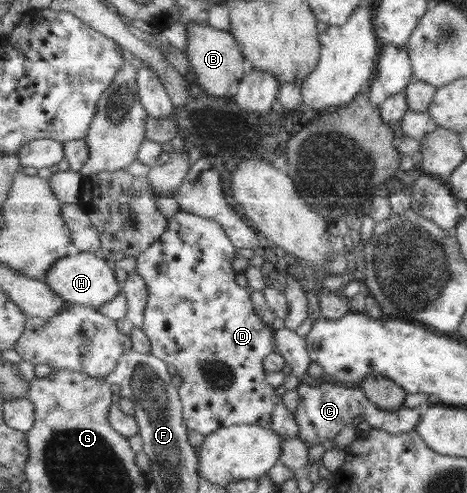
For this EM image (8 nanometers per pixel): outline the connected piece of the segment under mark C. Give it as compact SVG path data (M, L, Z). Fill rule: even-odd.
M326 378L316 385L299 384L296 390L303 399L295 411L300 424L299 438L305 441L308 447L315 443L323 444L326 439L334 439L346 425L351 425L354 419L364 419L372 428L385 429L398 435L415 430L423 415L420 407L408 409L402 406L394 412L382 410L369 400L361 387L344 387L344 383L335 383Z

